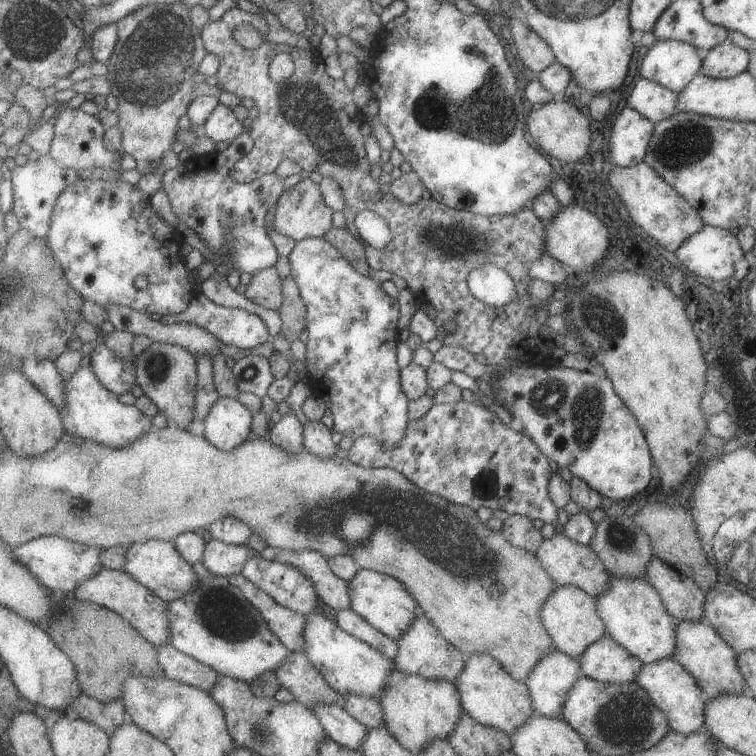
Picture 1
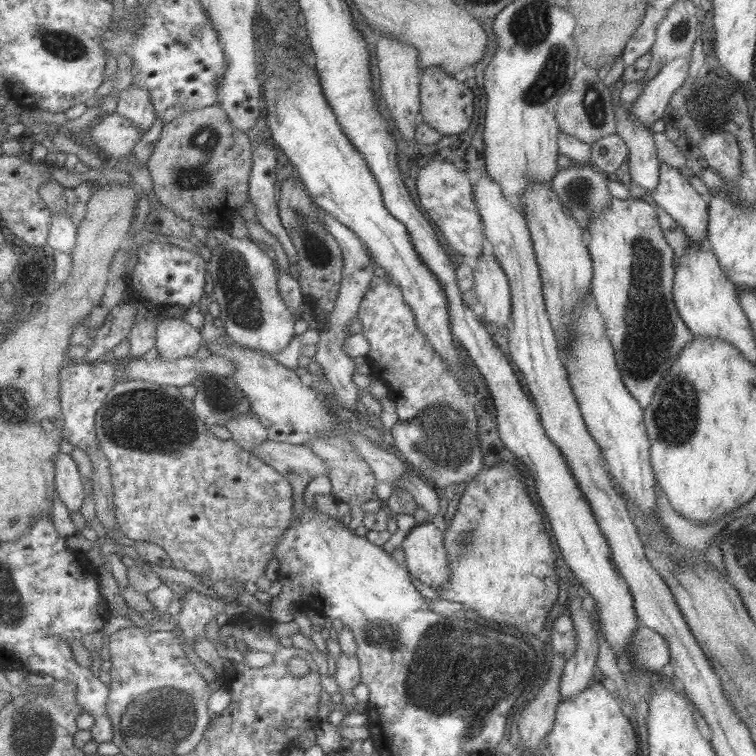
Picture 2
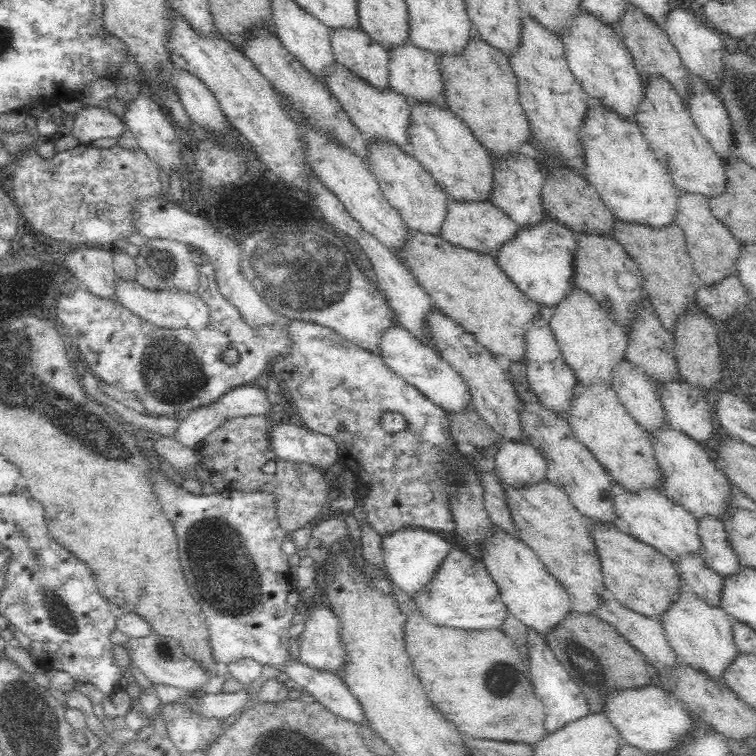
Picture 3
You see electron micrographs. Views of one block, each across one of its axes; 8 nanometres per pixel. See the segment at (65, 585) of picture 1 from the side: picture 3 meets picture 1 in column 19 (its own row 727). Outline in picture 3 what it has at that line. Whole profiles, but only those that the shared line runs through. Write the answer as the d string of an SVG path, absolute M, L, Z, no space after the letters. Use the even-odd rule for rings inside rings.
M529 628L526 630L526 647L530 653L529 674L535 693L545 706L546 712L546 730L554 732L574 720L591 713L587 696L583 694L582 689L571 680L570 673L555 658L554 652L548 646L545 635L537 630Z

